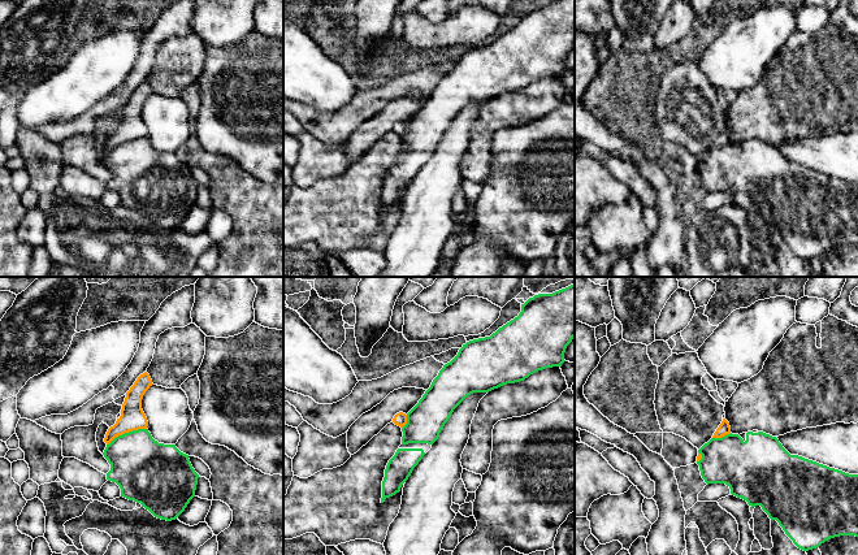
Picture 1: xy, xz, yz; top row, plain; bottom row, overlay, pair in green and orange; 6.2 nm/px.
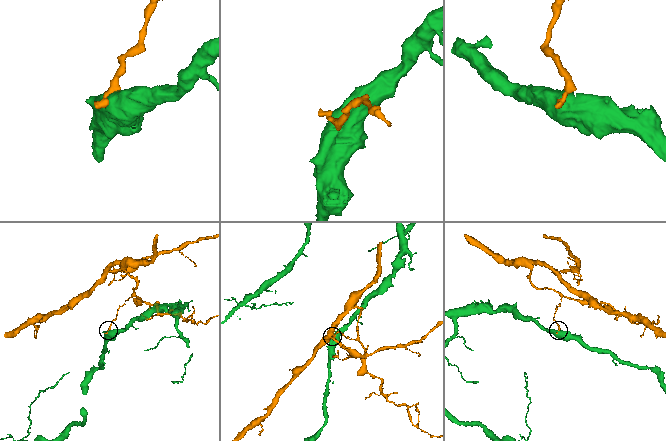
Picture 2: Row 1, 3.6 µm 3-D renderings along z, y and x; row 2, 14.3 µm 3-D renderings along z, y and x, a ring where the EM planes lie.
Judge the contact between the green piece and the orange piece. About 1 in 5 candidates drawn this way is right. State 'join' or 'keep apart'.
keep apart

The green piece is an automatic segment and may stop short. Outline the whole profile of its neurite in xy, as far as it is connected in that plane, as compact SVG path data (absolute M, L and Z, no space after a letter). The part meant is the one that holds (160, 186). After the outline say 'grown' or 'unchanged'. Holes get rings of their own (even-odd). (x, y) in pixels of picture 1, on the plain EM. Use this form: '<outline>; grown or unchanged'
M138 138L116 146L107 153L104 166L110 173L107 188L116 191L121 205L140 212L155 226L176 229L195 205L199 183L192 177L188 164L176 153L155 149L148 138Z; unchanged

